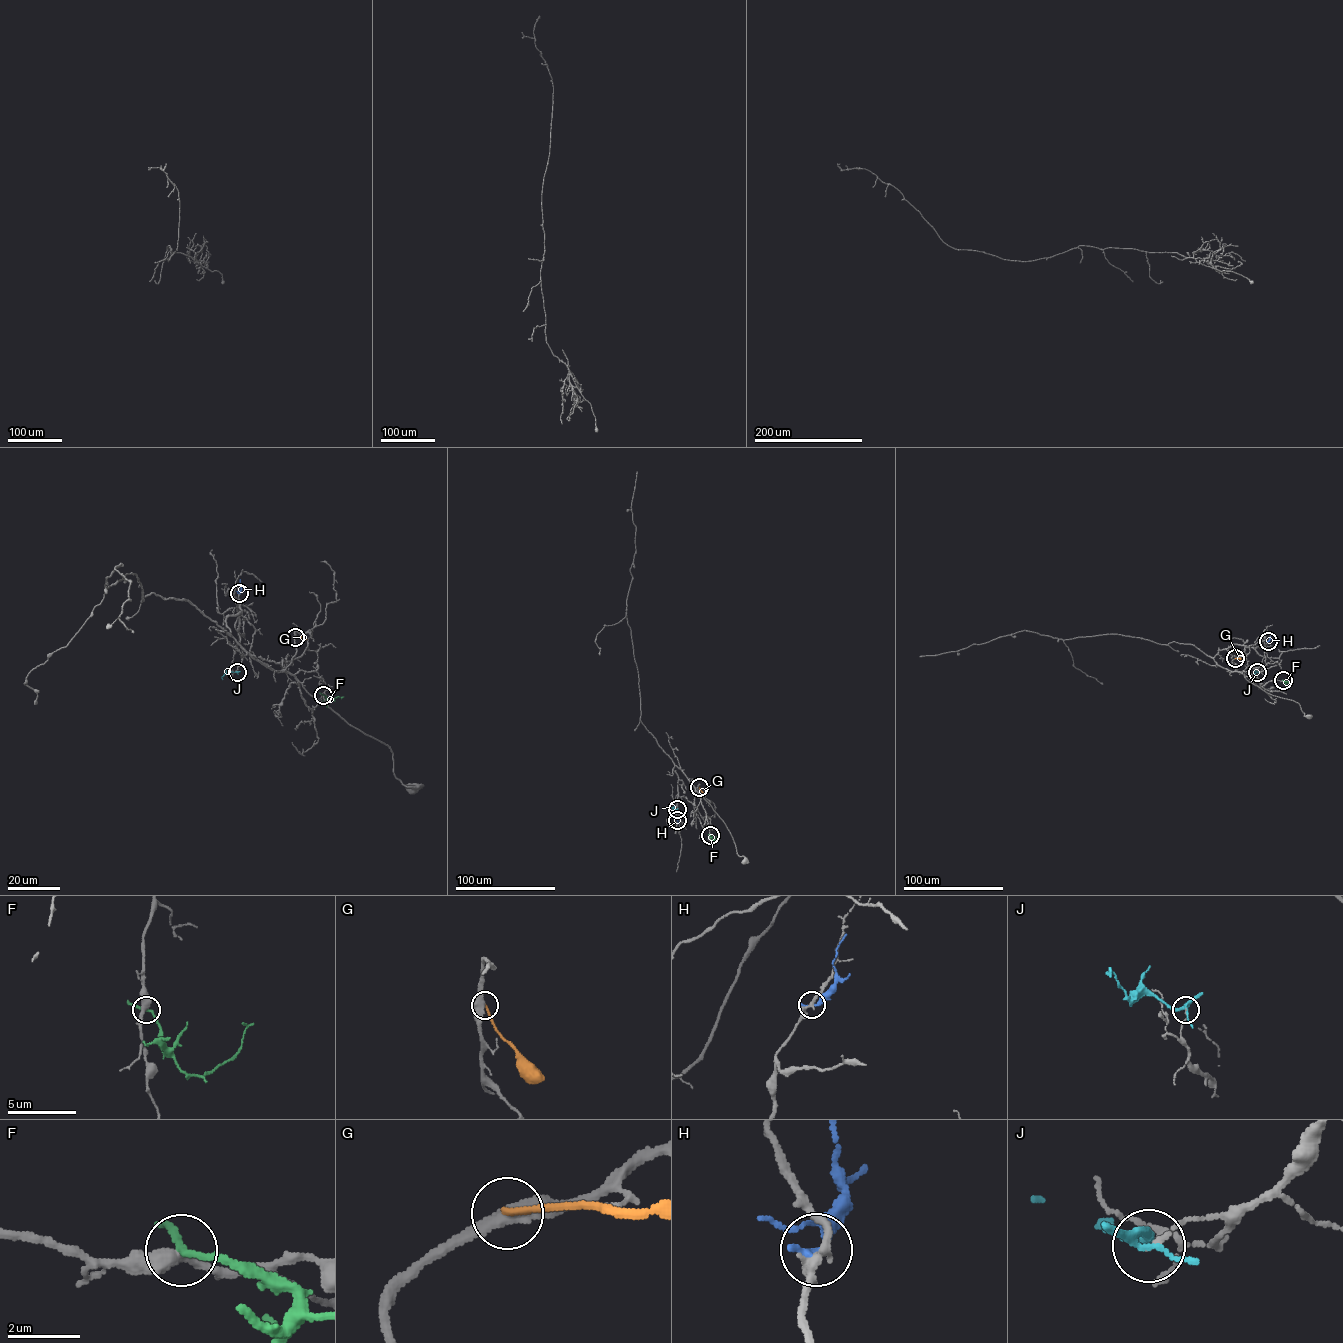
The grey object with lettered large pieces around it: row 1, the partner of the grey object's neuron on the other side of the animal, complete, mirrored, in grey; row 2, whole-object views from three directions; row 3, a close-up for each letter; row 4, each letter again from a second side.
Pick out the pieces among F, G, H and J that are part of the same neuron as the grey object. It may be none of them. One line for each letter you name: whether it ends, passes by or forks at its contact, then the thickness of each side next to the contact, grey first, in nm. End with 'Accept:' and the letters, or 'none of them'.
Accept: none of them

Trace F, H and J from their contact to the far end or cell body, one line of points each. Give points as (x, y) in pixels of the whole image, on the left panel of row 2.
F: (323, 695), (328, 700), (343, 696)
H: (239, 593), (240, 579)
J: (237, 673), (227, 671), (223, 679)

